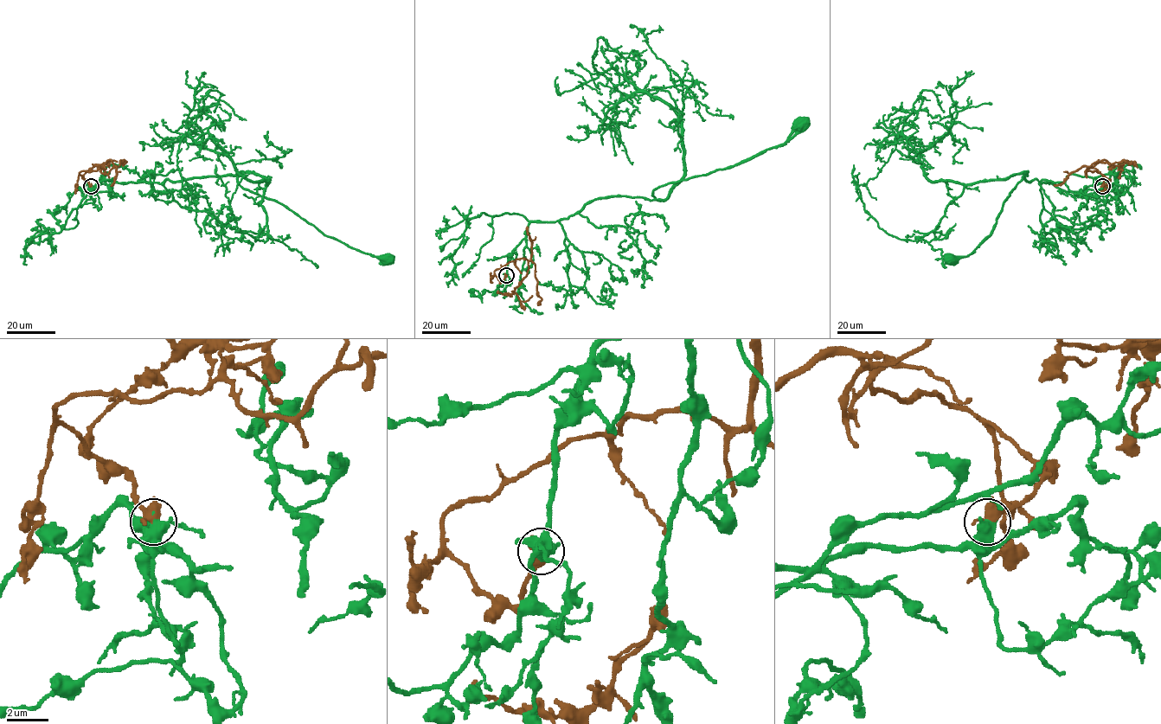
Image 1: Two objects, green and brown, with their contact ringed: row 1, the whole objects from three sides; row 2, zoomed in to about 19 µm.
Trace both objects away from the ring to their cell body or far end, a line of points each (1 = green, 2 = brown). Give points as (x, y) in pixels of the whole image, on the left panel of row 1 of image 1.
1: (91, 186), (109, 191), (116, 182), (240, 171), (244, 188), (284, 204), (324, 234), (387, 259)
2: (91, 186), (80, 172), (99, 169), (107, 173), (113, 165), (111, 160), (99, 165), (105, 162), (117, 162)

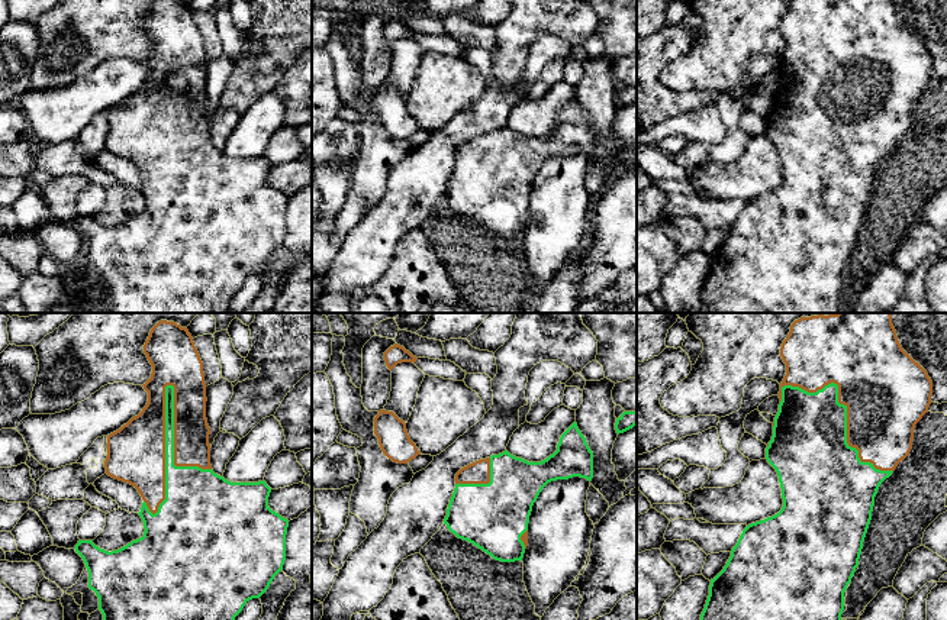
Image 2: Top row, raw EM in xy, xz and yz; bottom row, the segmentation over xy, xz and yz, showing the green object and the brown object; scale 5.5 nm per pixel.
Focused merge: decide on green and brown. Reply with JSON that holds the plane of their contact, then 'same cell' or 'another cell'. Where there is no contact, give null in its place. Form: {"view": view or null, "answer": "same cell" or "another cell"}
{"view": "xy", "answer": "another cell"}

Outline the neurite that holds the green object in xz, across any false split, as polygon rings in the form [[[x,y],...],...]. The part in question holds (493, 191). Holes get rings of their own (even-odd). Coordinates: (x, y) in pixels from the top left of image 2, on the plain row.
[[[574,97],[560,113],[557,126],[541,138],[528,138],[522,133],[510,130],[508,126],[490,132],[490,158],[489,159],[455,159],[450,175],[444,200],[458,214],[467,216],[500,238],[522,236],[525,220],[521,211],[528,206],[532,181],[537,177],[542,164],[557,155],[568,155],[573,152],[593,154],[593,127],[590,126],[586,113]]]

